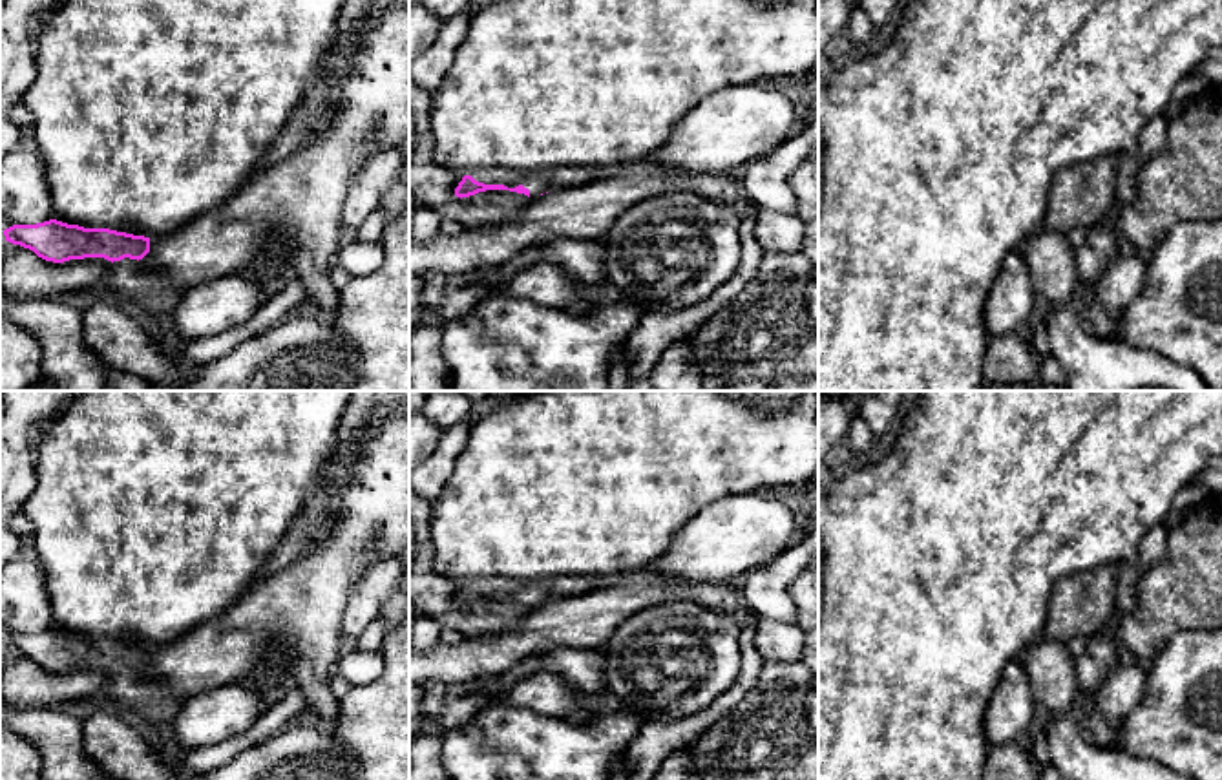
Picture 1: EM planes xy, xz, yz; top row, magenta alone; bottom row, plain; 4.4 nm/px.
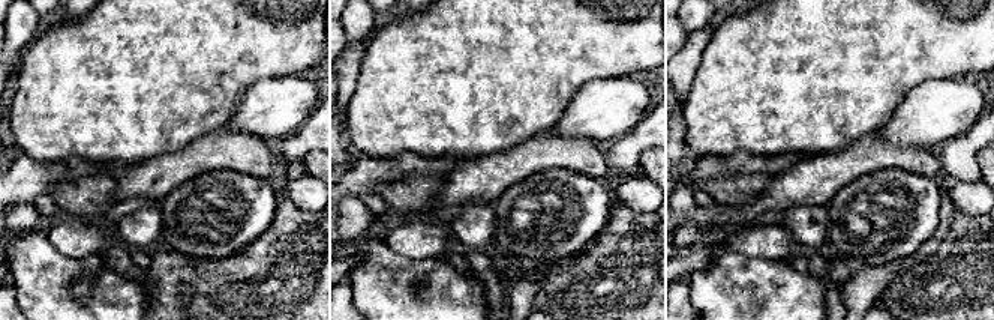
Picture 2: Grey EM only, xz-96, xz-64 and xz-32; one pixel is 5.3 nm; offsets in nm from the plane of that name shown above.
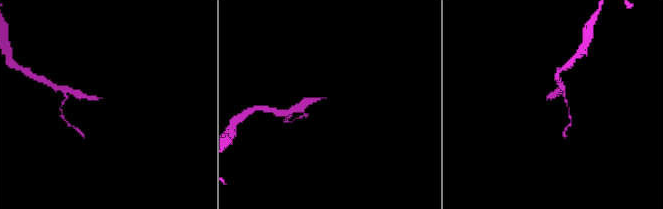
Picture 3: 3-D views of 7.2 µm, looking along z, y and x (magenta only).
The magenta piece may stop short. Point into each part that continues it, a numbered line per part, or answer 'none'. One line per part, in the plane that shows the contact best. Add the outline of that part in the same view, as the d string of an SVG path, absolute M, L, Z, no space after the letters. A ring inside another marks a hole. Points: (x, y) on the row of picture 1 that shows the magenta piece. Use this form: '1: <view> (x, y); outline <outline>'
1: xz (561, 178); outline M585 166L585 168L553 168L546 172L515 172L510 168L491 168L475 172L471 177L484 184L504 184L515 188L522 184L530 190L530 197L539 197L546 192L566 190L572 186L583 186L612 174L606 166Z

